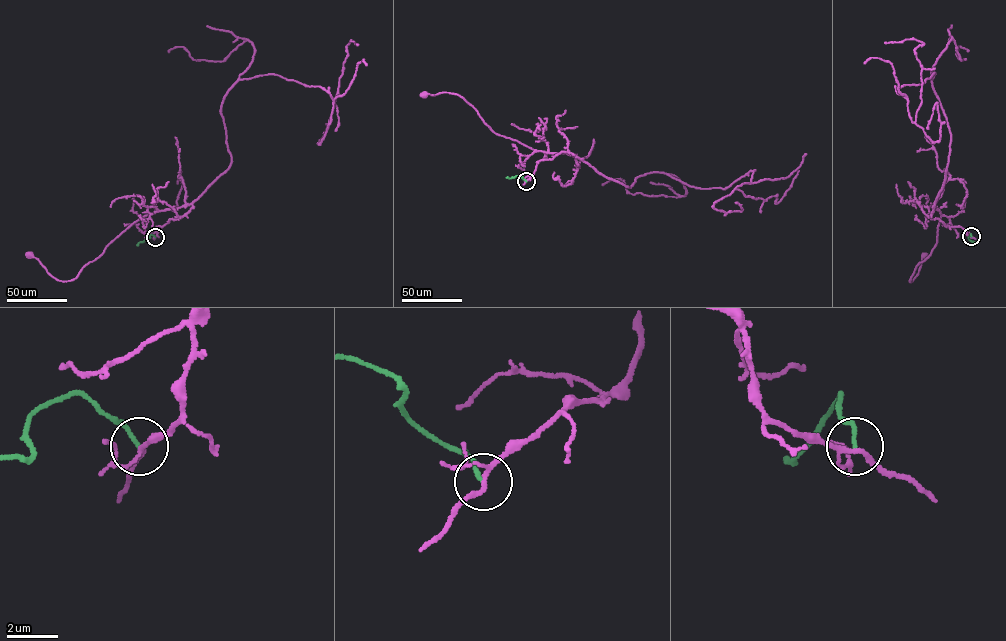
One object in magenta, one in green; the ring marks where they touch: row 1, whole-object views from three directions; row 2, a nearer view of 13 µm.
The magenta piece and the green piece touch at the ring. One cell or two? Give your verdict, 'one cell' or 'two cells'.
two cells

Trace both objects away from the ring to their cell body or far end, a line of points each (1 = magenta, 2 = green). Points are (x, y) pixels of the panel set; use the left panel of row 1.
1: (155, 237), (156, 227), (182, 216), (192, 205), (185, 204), (144, 215), (72, 280), (55, 279), (30, 253)
2: (155, 237), (151, 234), (137, 245)

